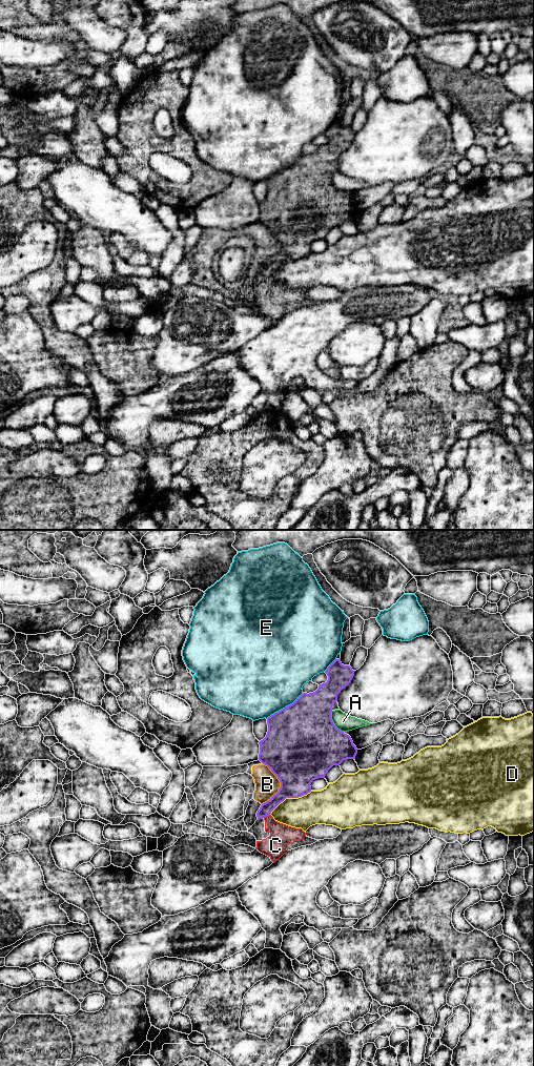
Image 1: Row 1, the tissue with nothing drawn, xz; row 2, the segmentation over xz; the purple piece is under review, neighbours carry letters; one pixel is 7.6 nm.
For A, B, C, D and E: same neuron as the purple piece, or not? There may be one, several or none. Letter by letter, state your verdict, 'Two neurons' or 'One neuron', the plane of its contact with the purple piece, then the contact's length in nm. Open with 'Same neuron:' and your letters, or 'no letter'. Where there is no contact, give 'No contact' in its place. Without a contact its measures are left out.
Same neuron: C
A: Two neurons. Touches purple in xz. Shared border 190 nm
B: Two neurons. Touches purple in xz. Shared border 320 nm
C: One neuron. Touches purple in xz. Shared border 60 nm
D: Two neurons. Touches purple in xz. Shared border 380 nm
E: Two neurons. Touches purple in xz. Shared border 340 nm

